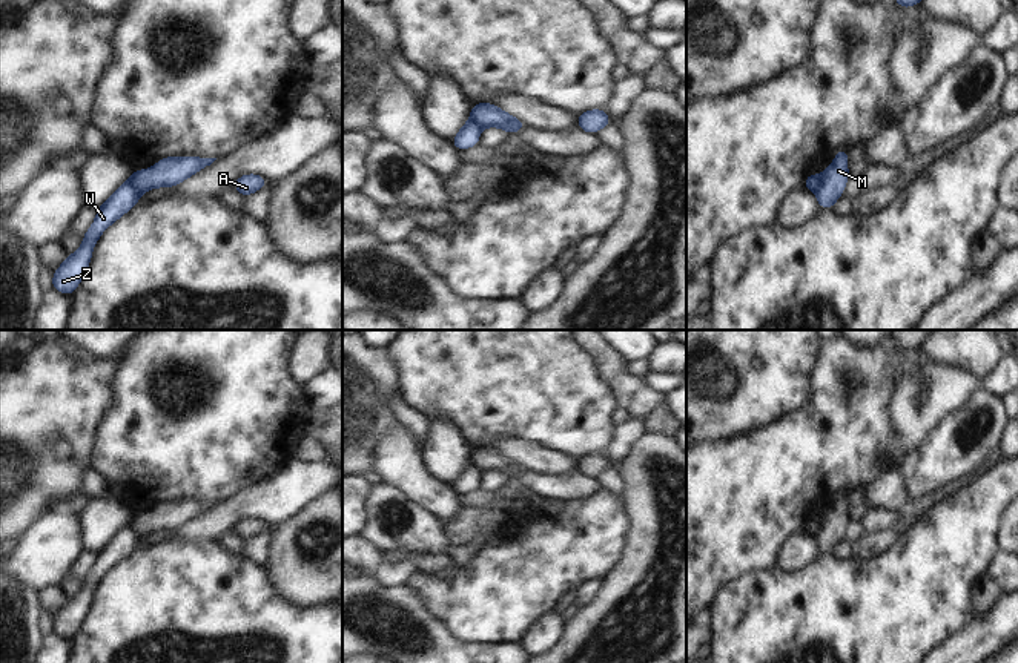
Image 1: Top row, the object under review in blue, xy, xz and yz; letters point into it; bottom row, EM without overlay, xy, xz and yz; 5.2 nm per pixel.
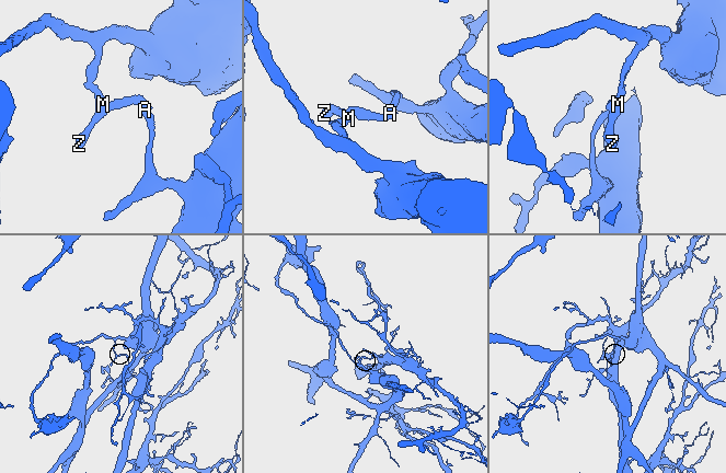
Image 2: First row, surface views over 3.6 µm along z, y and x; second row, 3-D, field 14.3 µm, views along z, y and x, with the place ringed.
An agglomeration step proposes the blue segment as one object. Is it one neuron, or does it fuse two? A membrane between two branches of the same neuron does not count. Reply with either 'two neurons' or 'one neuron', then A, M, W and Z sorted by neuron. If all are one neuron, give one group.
two neurons; A / M W Z

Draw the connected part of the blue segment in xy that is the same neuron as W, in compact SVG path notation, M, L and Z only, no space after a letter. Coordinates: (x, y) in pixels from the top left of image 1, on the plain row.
M131 520L98 551L97 560L86 577L80 592L66 600L63 608L54 614L52 634L72 640L83 623L92 603L92 594L101 577L118 562L127 557L141 542L132 533Z

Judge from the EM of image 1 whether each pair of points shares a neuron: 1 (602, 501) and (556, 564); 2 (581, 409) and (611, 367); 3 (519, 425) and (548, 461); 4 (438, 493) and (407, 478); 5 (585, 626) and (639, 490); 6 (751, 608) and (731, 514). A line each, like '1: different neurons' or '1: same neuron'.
1: same neuron
2: different neurons
3: different neurons
4: same neuron
5: same neuron
6: different neurons

